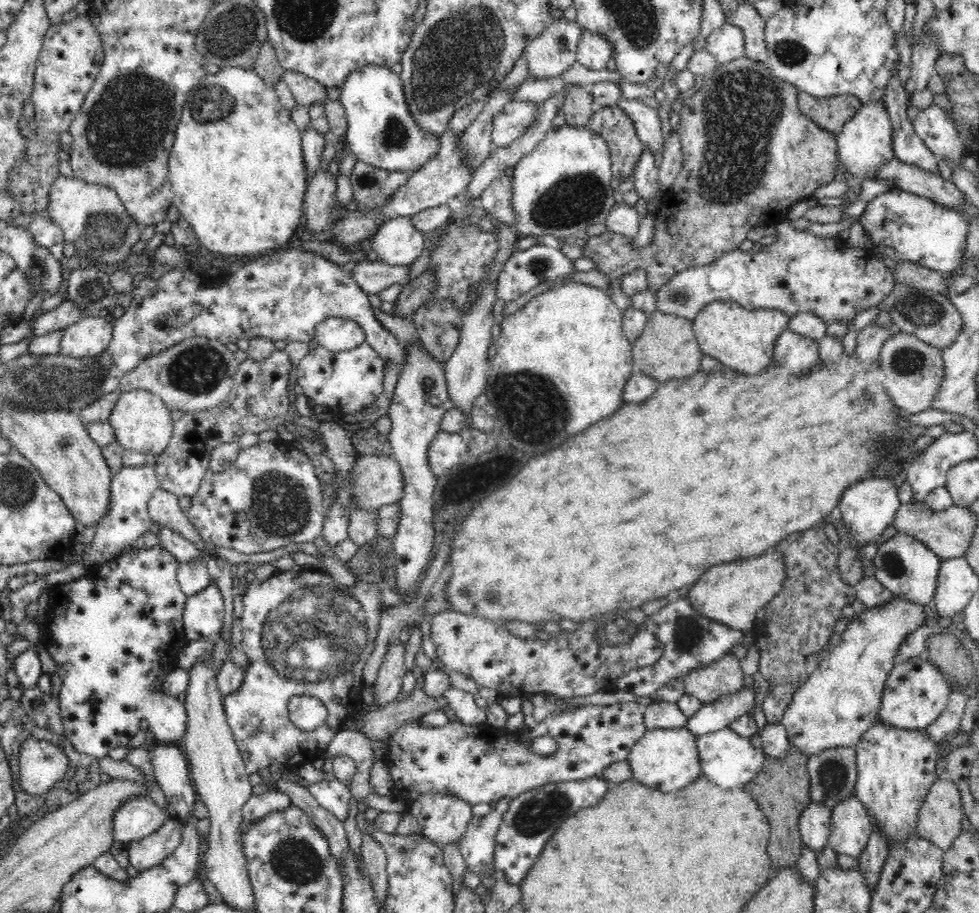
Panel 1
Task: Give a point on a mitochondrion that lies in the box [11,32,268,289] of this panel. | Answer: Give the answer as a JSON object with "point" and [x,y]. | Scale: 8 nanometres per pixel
{"point":[126,125]}

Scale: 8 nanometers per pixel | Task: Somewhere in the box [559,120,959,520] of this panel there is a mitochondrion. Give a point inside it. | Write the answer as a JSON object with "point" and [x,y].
{"point":[919,309]}

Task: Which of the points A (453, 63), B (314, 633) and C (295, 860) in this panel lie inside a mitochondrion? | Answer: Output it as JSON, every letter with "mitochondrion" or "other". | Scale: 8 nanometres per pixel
{"A":"mitochondrion","B":"mitochondrion","C":"mitochondrion"}

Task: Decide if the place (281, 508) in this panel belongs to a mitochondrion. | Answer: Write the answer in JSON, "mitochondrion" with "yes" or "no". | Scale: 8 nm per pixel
{"mitochondrion":"yes"}

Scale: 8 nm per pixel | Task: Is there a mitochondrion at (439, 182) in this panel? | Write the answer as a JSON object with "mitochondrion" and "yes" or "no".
{"mitochondrion":"no"}

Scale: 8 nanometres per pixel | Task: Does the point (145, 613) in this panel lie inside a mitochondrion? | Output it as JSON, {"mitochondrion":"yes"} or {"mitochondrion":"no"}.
{"mitochondrion":"no"}

